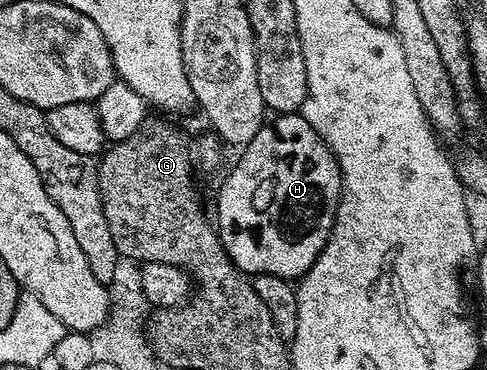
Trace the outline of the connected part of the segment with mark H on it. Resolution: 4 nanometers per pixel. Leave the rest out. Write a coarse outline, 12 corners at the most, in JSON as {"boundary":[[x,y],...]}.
{"boundary":[[301,114],[242,149],[215,204],[244,274],[298,281],[341,170]]}

